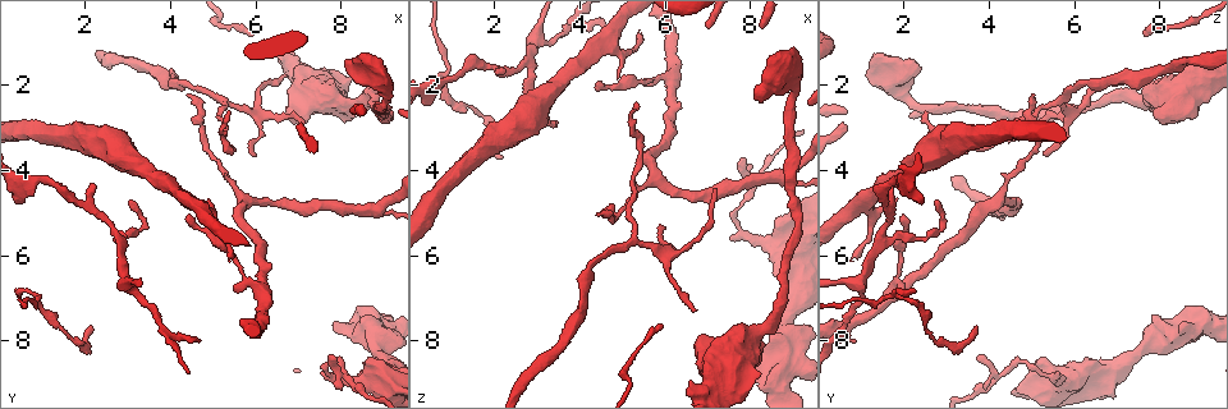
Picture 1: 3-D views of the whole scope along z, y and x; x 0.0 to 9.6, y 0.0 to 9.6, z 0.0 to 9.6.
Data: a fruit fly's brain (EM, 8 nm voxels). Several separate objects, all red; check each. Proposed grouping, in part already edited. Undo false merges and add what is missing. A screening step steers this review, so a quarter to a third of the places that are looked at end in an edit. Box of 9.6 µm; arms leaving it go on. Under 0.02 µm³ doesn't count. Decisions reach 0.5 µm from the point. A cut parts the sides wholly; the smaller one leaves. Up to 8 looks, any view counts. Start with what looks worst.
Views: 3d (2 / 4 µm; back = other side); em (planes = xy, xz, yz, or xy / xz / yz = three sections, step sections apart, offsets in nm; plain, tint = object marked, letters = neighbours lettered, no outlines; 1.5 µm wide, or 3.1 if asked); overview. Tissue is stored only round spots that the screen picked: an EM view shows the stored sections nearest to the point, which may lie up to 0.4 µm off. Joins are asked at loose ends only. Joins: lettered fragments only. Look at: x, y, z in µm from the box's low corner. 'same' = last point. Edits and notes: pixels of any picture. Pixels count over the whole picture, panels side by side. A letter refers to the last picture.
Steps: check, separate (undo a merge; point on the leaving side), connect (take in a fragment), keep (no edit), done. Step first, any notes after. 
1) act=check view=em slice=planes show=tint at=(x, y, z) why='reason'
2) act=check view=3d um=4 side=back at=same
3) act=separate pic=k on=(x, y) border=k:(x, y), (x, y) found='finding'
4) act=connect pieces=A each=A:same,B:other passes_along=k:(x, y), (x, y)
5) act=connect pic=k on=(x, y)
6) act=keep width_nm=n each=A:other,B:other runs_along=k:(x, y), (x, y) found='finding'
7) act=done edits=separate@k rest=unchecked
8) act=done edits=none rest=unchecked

act=check view=em slice=yz step=4 show=tint at=(4.90, 4.70, 1.90) why='an open end'

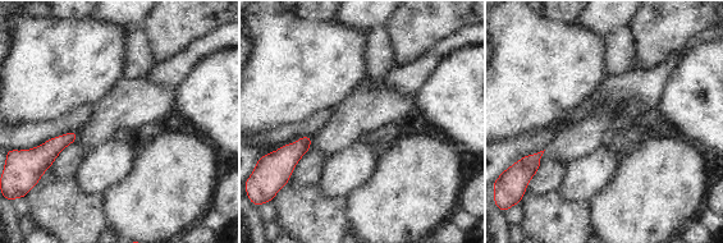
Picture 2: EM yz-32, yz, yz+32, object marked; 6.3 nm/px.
act=check view=em slice=planes show=letters at=same why='cut it another way'

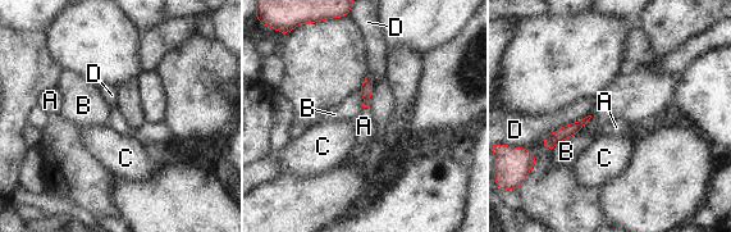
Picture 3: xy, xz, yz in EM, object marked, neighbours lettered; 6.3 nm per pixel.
act=keep each=A:other,B:other,C:other,D:other runs_along=3:(580, 124), (560, 135), (547, 148) found='no lettered fragment goes on from it'

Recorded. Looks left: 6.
act=check view=em slice=planes show=letters at=(4.35, 2.30, 5.10) why='long arm stops here'

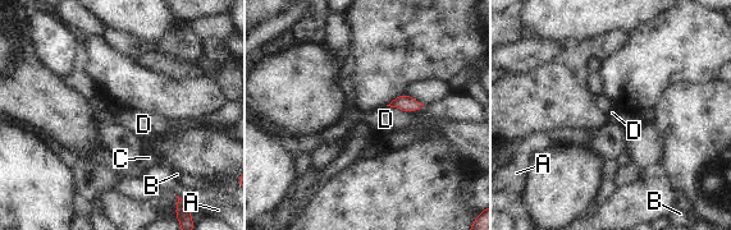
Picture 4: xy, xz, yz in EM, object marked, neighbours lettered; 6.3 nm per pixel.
act=keep each=A:other,B:other,C:other,D:other found='no lettered fragment goes on from it'

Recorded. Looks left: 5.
act=check view=3d um=4 at=(7.15, 3.40, 4.40) why='free end'

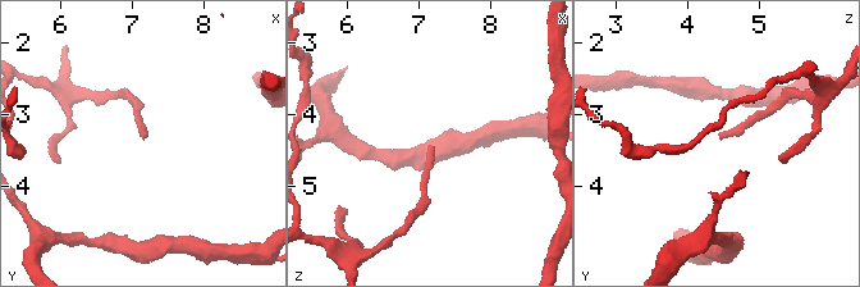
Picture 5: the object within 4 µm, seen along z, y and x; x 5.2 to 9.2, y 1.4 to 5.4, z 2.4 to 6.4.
act=check view=em slice=xy step=8 show=letters at=(7.10, 3.35, 4.40)

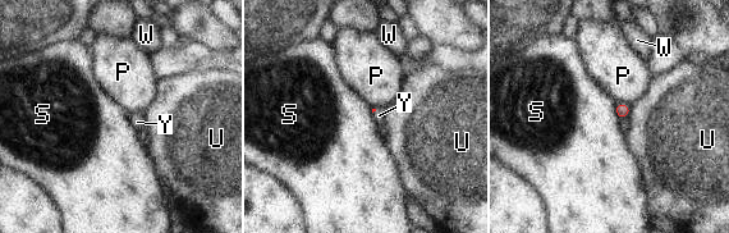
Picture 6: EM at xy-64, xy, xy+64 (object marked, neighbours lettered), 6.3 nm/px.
act=check view=em slice=yz step=8 show=letters at=same

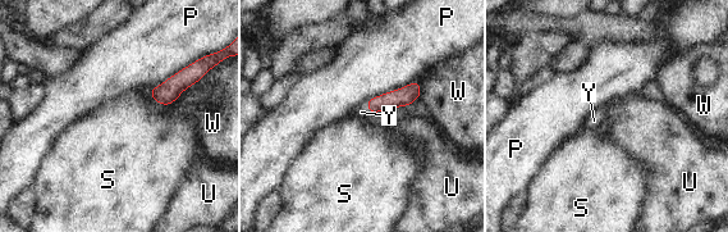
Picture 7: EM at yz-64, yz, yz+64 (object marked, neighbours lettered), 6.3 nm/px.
act=connect pieces=Y longest_contact=P:360nm each=P:other,S:other,U:other,W:other,Y:same passes_along=7:(404, 96), (369, 109), (361, 112) found='the neuron continues'

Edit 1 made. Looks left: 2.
act=check view=em slice=planes show=letters at=(8.25, 1.90, 8.80) why='thick end'

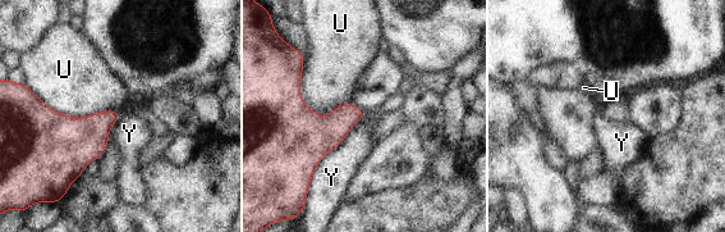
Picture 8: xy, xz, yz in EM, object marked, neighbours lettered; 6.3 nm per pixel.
act=keep each=U:other,Y:other border=8:(366, 113), (322, 158), (308, 189) found='no lettered fragment goes on from it'

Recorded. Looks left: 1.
act=done edits=connect@7 rest=unchecked

